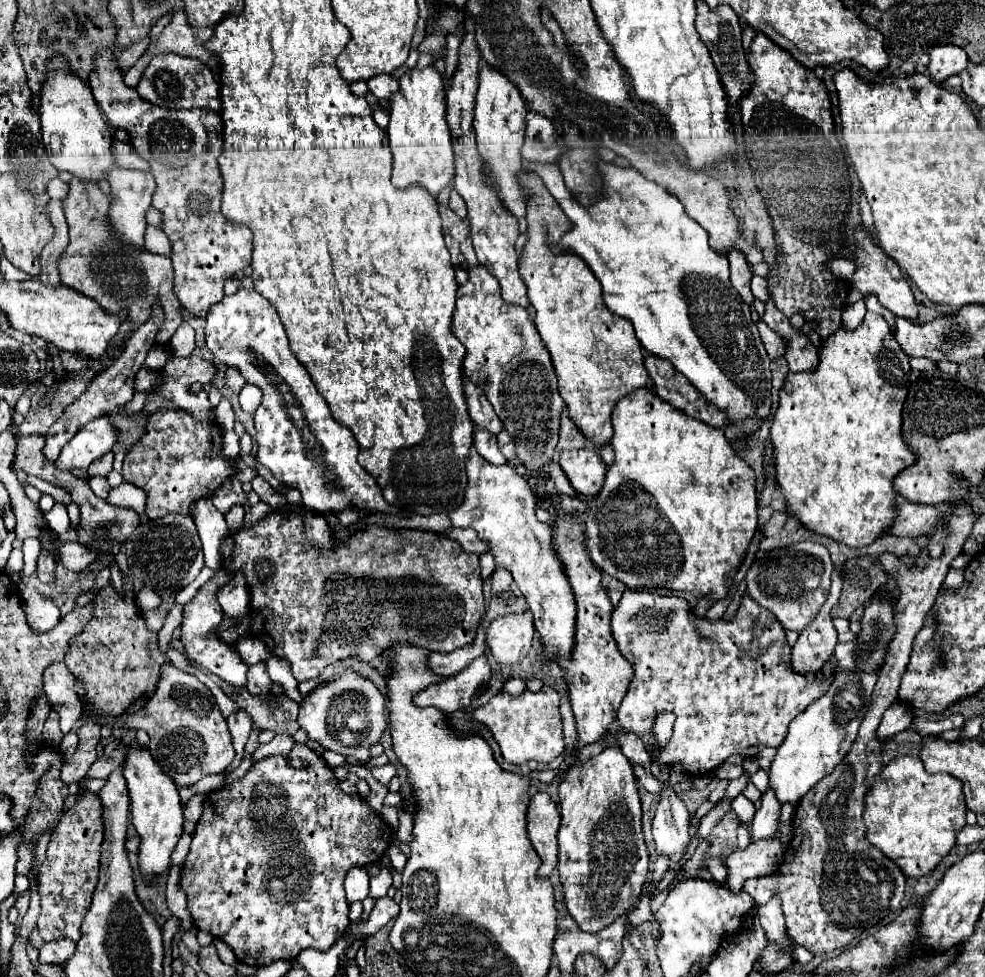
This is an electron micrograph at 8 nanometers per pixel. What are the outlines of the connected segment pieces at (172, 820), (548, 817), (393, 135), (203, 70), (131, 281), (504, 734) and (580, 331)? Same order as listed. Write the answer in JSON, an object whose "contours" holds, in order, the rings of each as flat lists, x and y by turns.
{"contours":[[[136,742,130,744,128,756,124,762,124,778,130,792,130,810,132,810,132,824,140,836,138,848,138,870,146,884,152,884,154,878,170,870,170,854,174,852,180,836,182,836,182,804,178,796,178,788,174,786,172,778,166,778,162,770,158,770,156,762,152,760,150,752,140,748]],[[538,792,528,806,526,820,528,820,526,826,528,838,542,860,540,876,550,876,558,864,556,834,560,826,560,812,556,802,548,794]],[[428,66,424,70,408,70,398,82,400,88,394,98,390,98,390,122,386,128,394,154,392,184,396,188,408,188,418,182,436,196,454,178,454,154,450,128,446,124,444,78,434,66]],[[158,54,152,58,150,66,144,70,140,84,136,86,142,100,162,106,162,108,210,108,214,112,222,112,222,104,218,100,220,84,210,74,210,70,196,58,184,58,178,54]],[[72,178,70,182,70,192,62,200,64,210,66,210,66,222,70,228,70,244,60,260,58,260,58,270,60,270,60,280,64,286,70,286,72,290,78,290,80,294,86,294,88,298,94,298,104,310,110,310,112,314,118,314,120,310,126,310,126,326,118,330,118,338,110,344,110,354,104,354,100,358,102,366,110,366,114,358,122,352,118,350,118,342,122,338,130,338,134,330,138,330,152,314,152,306,156,300,164,308,164,324,158,330,160,346,168,346,172,334,176,328,182,324,182,306,172,292,172,262,168,256,152,254,146,248,130,246,118,238,118,234,112,228,112,222,108,218,108,208,110,202,106,194,96,186,82,184,80,180]],[[544,686,540,692,524,690,520,696,496,694,488,704,480,706,472,714,474,722,480,722,490,728,494,740,500,746,500,752,510,764,526,764,530,760,536,762,552,762,560,754,564,754,564,738,562,738,562,718,560,718,560,694]],[[520,172,518,176,530,196,526,214,528,244,520,258,520,274,528,286,528,300,534,308,534,326,550,352,570,420,584,434,586,442,598,450,614,436,610,416,618,400,632,390,654,390,654,382,650,382,644,368,642,346,638,338,634,338,630,320,610,314,602,300,598,280,588,270,586,262,572,252,562,252,558,256,552,252,552,244,570,230,570,222,562,208,536,174]]]}

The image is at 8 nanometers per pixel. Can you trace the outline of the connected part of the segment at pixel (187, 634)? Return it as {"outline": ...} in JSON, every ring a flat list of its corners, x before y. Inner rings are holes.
{"outline":[[218,570,216,576,206,582,198,594,184,606,184,620,182,620,182,644,188,652,188,656,202,668,210,670,212,674,216,674,218,678,222,678,224,682,228,682,230,686,242,688,246,684,246,672,248,666,240,660,240,656,236,654,234,646,224,644,218,636,216,636,216,626,222,622,222,608,216,600,216,592,222,584,226,584,232,578,232,574,228,574,226,570]]}

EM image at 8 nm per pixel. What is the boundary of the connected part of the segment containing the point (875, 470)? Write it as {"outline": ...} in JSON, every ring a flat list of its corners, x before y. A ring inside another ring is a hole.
{"outline":[[866,312,862,324,848,332,840,328,822,340,820,364,814,372,790,372,780,388,780,406,772,422,776,448,776,482,788,512,810,532,828,536,850,548,870,546,894,524,896,490,892,480,916,462,902,438,902,406,910,386,908,356,894,340,888,322]]}

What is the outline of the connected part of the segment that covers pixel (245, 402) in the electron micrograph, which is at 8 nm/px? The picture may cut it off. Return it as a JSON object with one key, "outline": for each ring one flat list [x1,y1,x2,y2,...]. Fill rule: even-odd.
{"outline":[[244,386,242,392,240,392,240,404,242,404,242,410,248,412,248,414,254,414,254,410,258,410,262,402,262,392,258,390,258,386]]}

